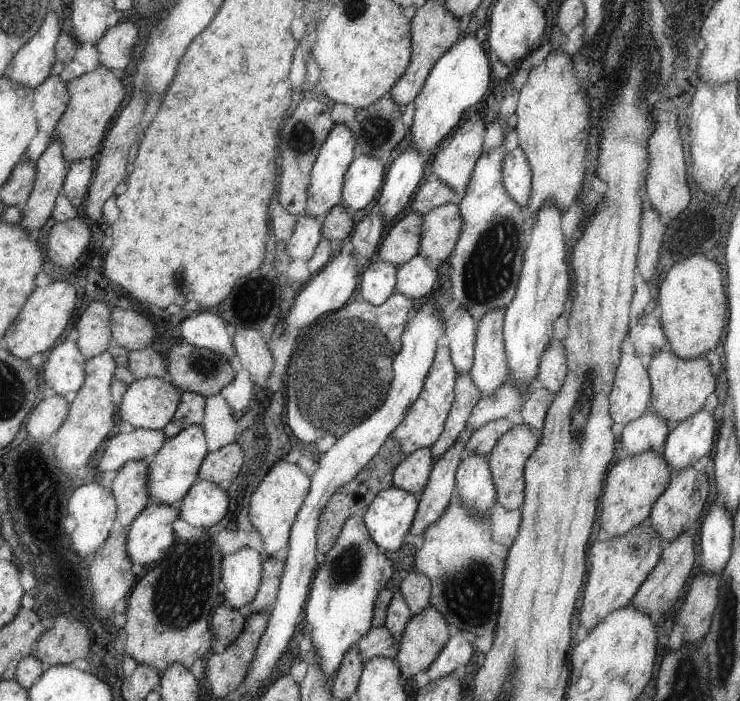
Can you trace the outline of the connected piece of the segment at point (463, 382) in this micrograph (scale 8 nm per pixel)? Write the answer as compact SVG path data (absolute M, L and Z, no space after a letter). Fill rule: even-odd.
M462 374L456 384L456 401L448 416L443 435L431 447L434 457L441 456L456 442L460 432L466 427L468 417L475 404L482 398L480 389L472 382L470 374Z

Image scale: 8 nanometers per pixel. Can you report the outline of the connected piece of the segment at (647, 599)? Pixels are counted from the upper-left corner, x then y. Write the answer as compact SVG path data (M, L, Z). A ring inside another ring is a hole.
M683 532L678 539L672 542L662 542L662 558L659 560L655 570L647 576L646 582L639 588L638 594L631 600L631 605L635 609L643 610L644 613L652 615L667 615L678 598L682 596L684 584L690 580L692 568L694 568L694 537L693 532Z

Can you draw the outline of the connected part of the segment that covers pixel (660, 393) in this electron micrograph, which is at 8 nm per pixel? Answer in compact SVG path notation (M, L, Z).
M667 345L660 352L656 352L648 361L648 373L652 380L652 400L650 413L659 414L668 421L668 426L674 426L697 412L700 412L706 398L716 390L714 376L710 370L710 362L704 356L684 360L676 356Z

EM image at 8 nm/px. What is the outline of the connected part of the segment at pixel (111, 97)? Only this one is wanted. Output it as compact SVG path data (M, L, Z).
M100 65L93 72L68 81L67 92L68 105L56 126L54 139L57 137L61 141L64 159L67 162L78 163L101 152L104 136L107 136L106 130L109 130L108 126L114 122L114 116L122 108L126 90L124 84L116 78L114 71Z

